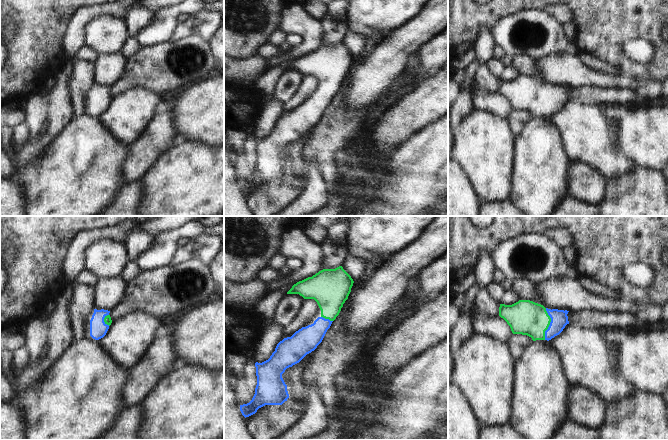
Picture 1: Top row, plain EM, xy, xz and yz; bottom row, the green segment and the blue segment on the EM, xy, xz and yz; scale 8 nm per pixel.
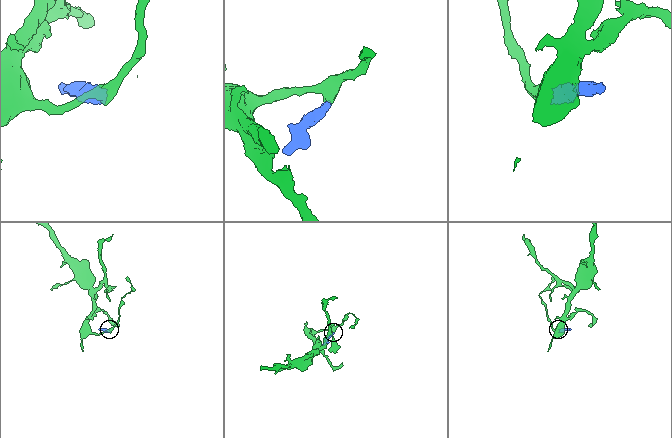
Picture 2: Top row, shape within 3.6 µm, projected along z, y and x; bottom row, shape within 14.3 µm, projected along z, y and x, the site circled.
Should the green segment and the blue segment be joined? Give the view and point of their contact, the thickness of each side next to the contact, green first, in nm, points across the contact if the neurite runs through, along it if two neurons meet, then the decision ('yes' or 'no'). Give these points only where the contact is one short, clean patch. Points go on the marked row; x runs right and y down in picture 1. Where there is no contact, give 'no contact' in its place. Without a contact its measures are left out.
yz (549, 324) | 280/140 nm | across yz (525, 317), (539, 323), (549, 324), (559, 319) | yes

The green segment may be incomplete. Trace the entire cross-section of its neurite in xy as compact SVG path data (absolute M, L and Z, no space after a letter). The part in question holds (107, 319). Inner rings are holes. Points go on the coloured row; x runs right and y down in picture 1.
M94 309L94 313L90 320L90 336L93 339L99 340L106 335L109 326L112 323L109 313L110 311L108 310Z

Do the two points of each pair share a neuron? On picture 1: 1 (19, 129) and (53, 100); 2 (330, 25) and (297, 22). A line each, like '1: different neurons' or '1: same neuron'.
1: different neurons
2: different neurons

